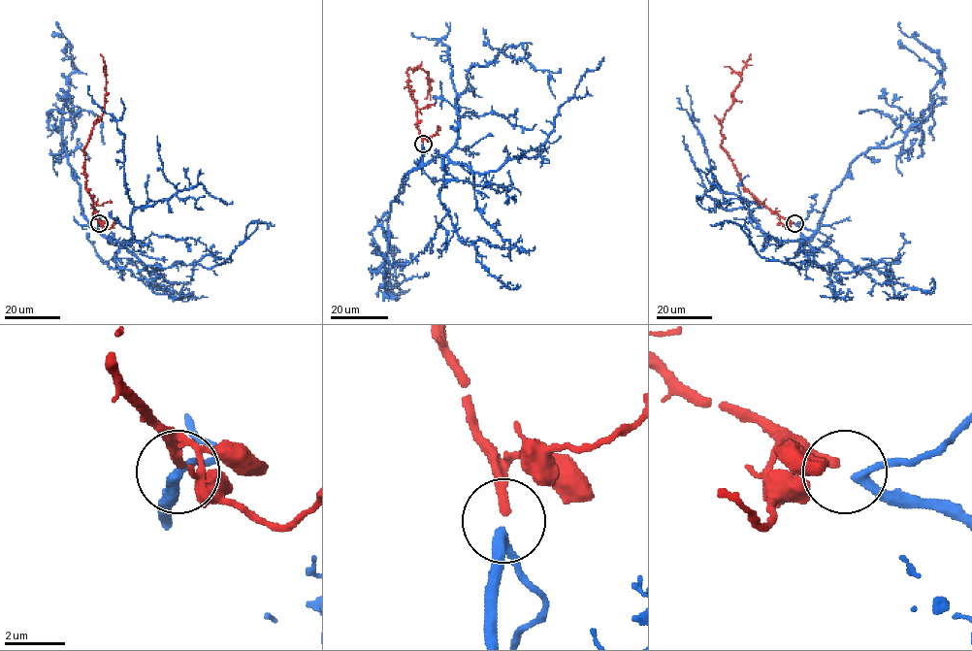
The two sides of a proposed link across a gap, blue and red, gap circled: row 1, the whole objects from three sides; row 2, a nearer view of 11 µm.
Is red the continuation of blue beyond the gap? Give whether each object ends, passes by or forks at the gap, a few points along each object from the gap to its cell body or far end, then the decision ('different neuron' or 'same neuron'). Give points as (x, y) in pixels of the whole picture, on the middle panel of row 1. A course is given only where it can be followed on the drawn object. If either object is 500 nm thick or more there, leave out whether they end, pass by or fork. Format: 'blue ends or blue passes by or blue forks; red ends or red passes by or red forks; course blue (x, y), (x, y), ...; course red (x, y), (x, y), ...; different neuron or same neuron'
blue passes by; red ends; course blue (422, 144), (422, 163), (390, 205), (384, 281), (397, 298), (378, 251); course red (422, 144), (417, 126), (417, 105), (408, 85), (408, 68), (421, 68), (428, 74), (431, 86), (425, 98); same neuron

